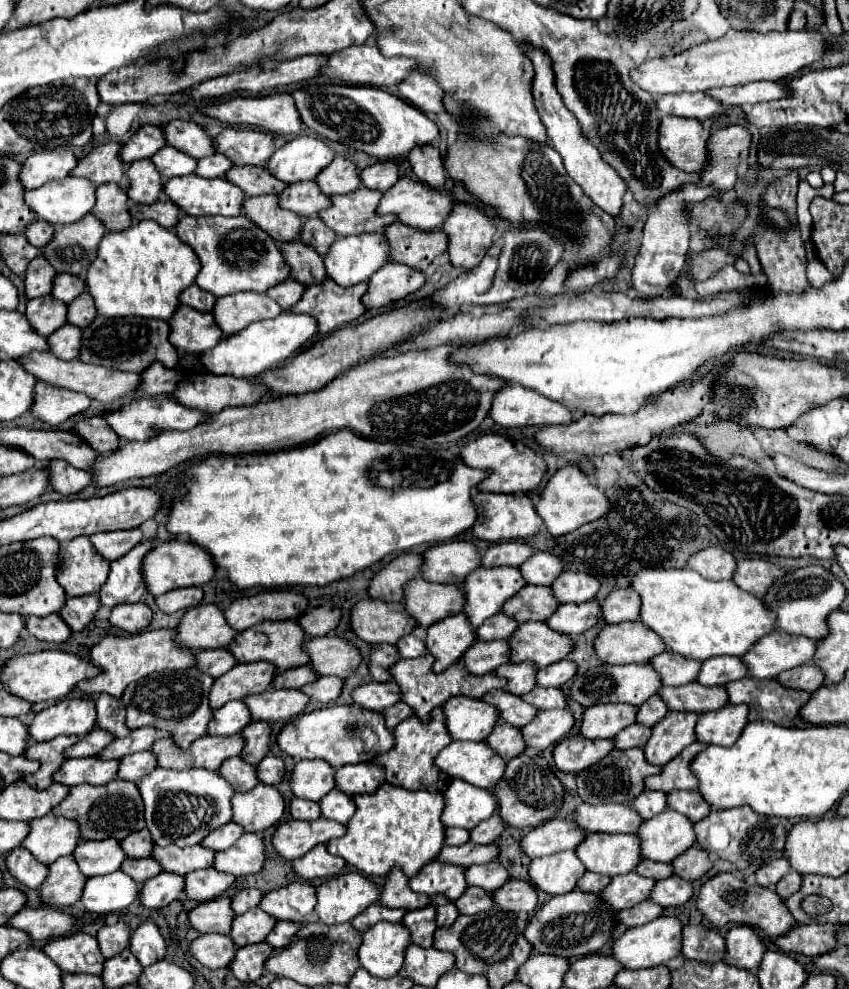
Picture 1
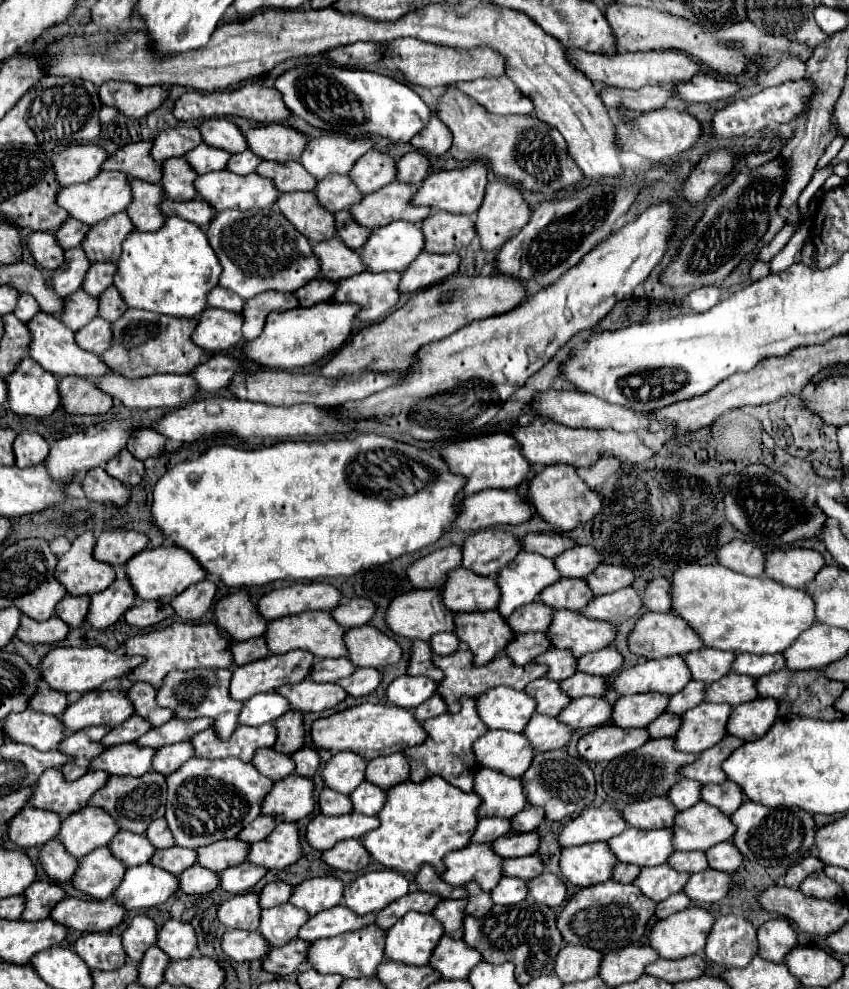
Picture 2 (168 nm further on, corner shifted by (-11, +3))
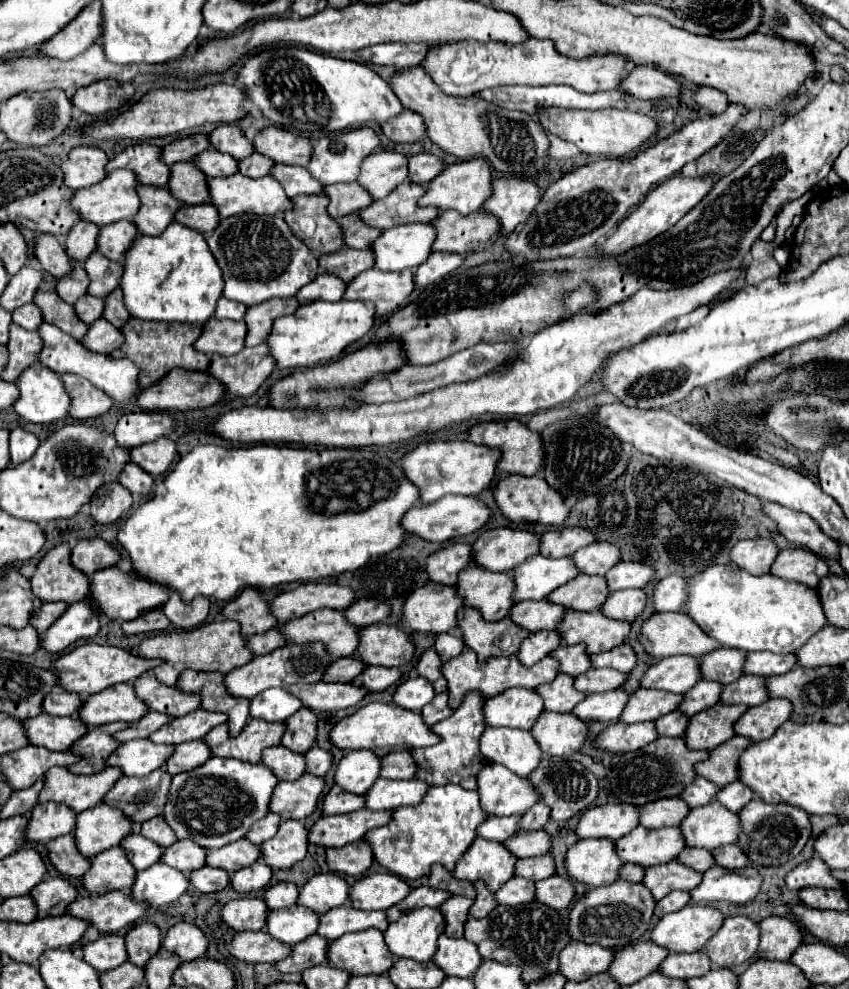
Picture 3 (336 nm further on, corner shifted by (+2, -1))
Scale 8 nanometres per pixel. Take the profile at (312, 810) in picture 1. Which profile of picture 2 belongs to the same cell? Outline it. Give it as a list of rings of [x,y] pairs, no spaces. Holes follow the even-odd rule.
[[[323,788],[319,794],[319,808],[323,814],[329,814],[329,816],[347,814],[347,812],[351,812],[351,800],[345,794]]]

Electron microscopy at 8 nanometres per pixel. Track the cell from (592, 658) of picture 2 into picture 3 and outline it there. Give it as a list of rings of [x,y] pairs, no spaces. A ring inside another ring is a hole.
[[[622,644],[618,648],[612,648],[602,654],[592,656],[592,666],[594,668],[614,668],[618,672],[630,672],[636,666],[636,652],[628,646]]]

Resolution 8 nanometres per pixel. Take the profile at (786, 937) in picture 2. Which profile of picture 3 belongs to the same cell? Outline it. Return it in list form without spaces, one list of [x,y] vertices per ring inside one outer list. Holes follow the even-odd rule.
[[[768,916],[760,922],[762,942],[758,956],[766,960],[790,960],[794,950],[802,944],[800,926],[784,916]]]

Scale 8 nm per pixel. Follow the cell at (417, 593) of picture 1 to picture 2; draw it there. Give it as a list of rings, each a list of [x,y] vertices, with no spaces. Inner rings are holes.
[[[455,568],[447,574],[447,584],[441,588],[443,604],[451,612],[495,610],[499,588],[493,578],[477,576],[465,568]]]

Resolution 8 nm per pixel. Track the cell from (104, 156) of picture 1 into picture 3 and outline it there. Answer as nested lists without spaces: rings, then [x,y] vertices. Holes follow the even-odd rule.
[[[136,144],[124,150],[120,156],[110,160],[108,172],[116,168],[130,168],[138,174],[140,184],[166,186],[170,178],[170,168],[162,162],[162,148],[150,144]]]

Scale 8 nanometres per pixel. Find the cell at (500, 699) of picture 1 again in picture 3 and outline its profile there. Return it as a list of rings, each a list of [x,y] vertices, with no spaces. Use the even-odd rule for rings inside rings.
[[[562,672],[554,682],[538,686],[536,692],[544,698],[544,710],[552,712],[572,712],[574,706],[586,698],[586,694],[574,688],[574,676]]]

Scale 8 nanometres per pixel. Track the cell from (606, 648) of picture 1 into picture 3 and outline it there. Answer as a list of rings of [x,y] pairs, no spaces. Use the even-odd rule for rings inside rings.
[[[658,612],[650,616],[642,626],[640,642],[646,652],[656,658],[676,654],[698,658],[720,648],[720,643],[710,640],[690,616],[684,616],[684,612]]]

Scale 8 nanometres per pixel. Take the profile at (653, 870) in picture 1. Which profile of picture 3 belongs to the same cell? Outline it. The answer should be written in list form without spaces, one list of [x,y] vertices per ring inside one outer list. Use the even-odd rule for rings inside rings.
[[[684,848],[678,856],[678,860],[690,868],[694,868],[696,872],[706,872],[708,868],[712,868],[714,856],[710,850],[702,850],[702,848]]]

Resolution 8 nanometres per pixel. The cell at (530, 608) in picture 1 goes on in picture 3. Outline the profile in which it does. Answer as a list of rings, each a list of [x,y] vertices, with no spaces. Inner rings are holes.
[[[580,574],[578,578],[570,580],[568,584],[552,592],[548,598],[570,610],[592,612],[592,610],[598,610],[606,602],[608,594],[610,590],[604,576]]]

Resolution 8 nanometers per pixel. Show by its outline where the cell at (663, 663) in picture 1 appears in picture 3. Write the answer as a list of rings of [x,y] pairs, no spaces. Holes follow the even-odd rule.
[[[720,648],[706,654],[700,660],[700,670],[706,680],[716,680],[720,684],[732,684],[742,676],[742,664],[746,654],[734,648]]]

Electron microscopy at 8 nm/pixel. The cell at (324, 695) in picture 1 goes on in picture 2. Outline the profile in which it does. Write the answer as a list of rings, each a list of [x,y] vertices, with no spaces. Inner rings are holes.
[[[357,668],[349,678],[339,680],[337,684],[339,684],[349,696],[359,698],[359,696],[371,694],[371,692],[379,686],[381,678],[383,678],[383,676],[381,676],[379,670],[375,670],[375,668]]]

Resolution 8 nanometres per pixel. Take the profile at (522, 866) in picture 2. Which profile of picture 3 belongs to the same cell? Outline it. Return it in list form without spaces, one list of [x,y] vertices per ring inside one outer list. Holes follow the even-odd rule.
[[[542,854],[542,856],[534,856],[534,858],[520,858],[516,862],[516,874],[528,880],[546,880],[552,874],[556,874],[556,866],[554,866],[554,858],[552,854]]]

